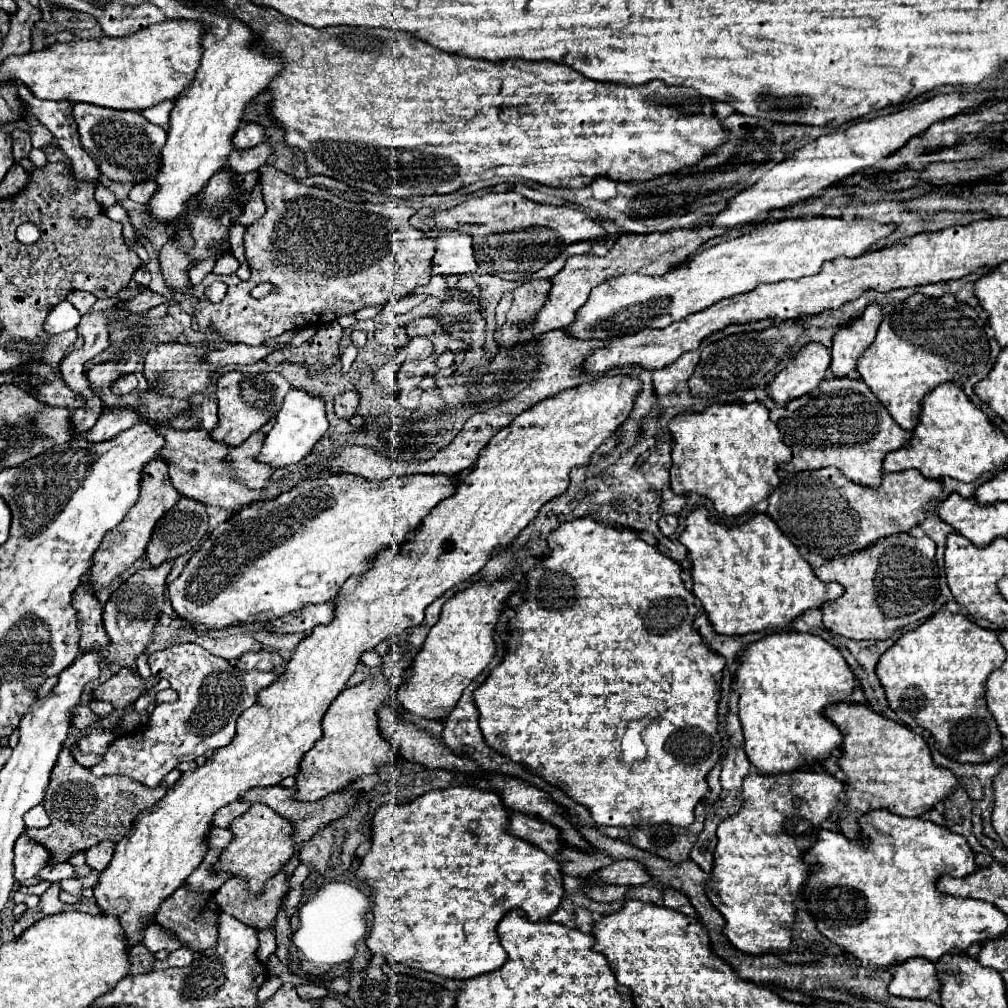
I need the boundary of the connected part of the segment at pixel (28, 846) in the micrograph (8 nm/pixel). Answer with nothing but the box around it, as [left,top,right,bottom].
[14,835,50,881]

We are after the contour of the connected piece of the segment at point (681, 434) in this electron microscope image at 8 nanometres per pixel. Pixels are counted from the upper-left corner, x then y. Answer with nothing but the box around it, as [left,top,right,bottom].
[670,401,790,517]

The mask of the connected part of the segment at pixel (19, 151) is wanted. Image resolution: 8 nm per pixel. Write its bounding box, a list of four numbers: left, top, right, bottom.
[12,129,32,161]

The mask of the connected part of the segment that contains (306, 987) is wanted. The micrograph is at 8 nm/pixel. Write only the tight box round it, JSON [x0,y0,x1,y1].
[296,983,330,999]

